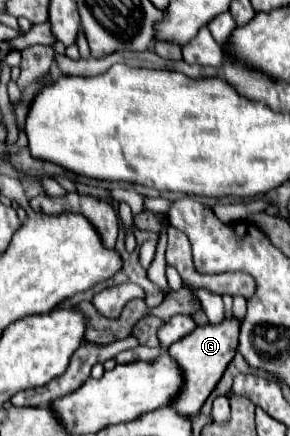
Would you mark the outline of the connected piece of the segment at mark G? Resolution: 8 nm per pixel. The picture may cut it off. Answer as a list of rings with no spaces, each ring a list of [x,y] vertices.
[[[235,318],[225,320],[217,326],[215,324],[199,326],[189,336],[183,336],[181,340],[173,342],[167,350],[167,354],[173,356],[173,360],[177,360],[177,366],[181,368],[181,372],[185,376],[185,384],[181,384],[181,392],[177,392],[177,400],[173,400],[173,404],[169,404],[169,406],[177,408],[177,412],[181,412],[181,416],[199,414],[199,408],[203,406],[203,402],[207,400],[207,396],[211,394],[211,390],[223,376],[223,370],[235,356],[237,344],[239,344],[239,322]]]

